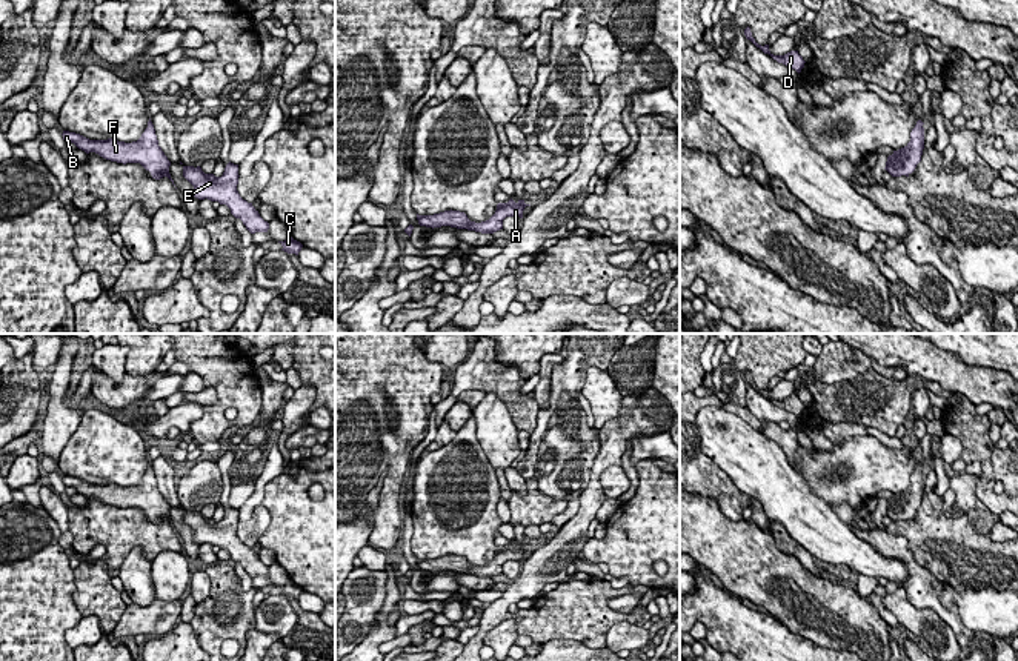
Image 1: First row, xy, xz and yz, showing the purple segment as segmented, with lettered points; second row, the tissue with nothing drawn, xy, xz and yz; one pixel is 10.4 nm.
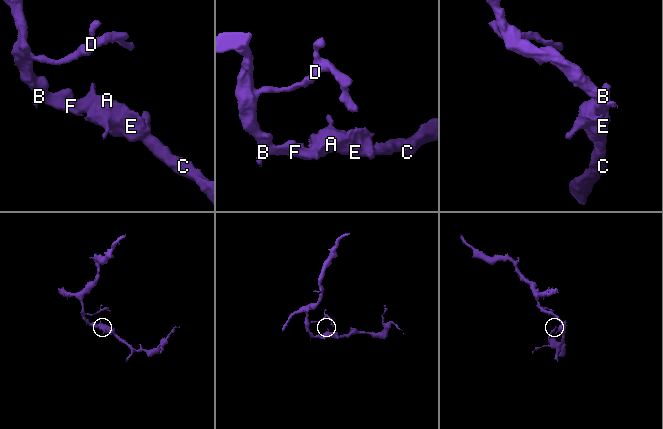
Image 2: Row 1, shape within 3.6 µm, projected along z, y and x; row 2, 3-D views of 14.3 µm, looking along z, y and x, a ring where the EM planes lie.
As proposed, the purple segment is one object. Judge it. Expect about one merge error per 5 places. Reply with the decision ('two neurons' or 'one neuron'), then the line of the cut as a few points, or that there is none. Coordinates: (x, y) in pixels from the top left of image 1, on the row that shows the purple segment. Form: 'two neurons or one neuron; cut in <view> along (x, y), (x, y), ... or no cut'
one neuron; no cut

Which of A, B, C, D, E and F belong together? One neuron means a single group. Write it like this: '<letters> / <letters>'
A B C D E F

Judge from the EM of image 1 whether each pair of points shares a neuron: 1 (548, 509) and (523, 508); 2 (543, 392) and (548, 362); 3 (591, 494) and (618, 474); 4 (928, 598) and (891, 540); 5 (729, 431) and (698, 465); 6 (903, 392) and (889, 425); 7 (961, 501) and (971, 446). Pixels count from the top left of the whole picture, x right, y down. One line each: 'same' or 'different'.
1: same
2: same
3: different
4: same
5: different
6: same
7: different

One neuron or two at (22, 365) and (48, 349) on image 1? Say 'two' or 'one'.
two

